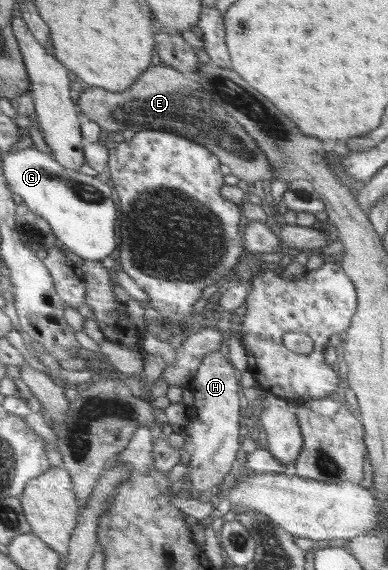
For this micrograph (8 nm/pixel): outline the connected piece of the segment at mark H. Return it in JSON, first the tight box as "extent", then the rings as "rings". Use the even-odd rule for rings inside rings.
{"extent":[182,351,241,491],"rings":[[[219,351],[206,353],[201,364],[197,367],[189,389],[194,395],[194,405],[187,408],[188,424],[182,433],[188,431],[190,438],[185,441],[184,462],[190,469],[190,479],[193,483],[194,491],[209,490],[211,487],[217,486],[230,473],[232,465],[238,450],[241,447],[239,437],[240,431],[240,397],[238,396],[239,373],[234,366]]]}

